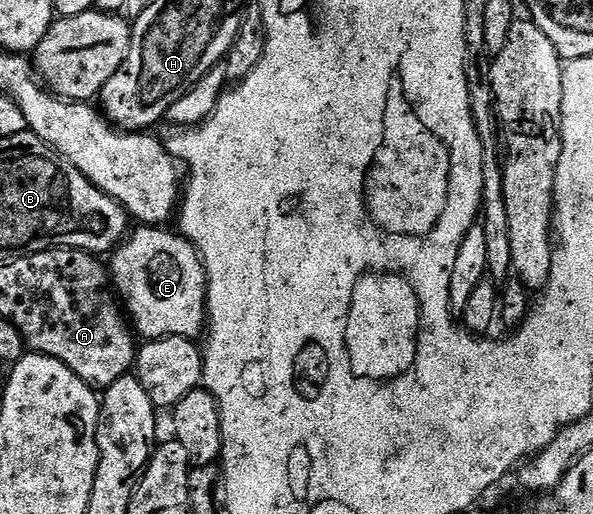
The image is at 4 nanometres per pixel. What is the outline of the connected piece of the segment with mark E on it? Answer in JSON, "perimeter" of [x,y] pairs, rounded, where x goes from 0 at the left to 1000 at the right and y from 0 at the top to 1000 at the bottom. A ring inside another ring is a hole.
{"perimeter":[[[233,440],[228,446],[228,451],[224,446],[212,465],[192,484],[189,492],[192,508],[184,508],[182,514],[184,527],[189,531],[191,558],[223,625],[224,644],[241,663],[268,661],[278,654],[309,654],[332,663],[351,636],[347,626],[347,527],[341,516],[339,498],[298,449],[273,451],[280,447],[266,440]]]}

